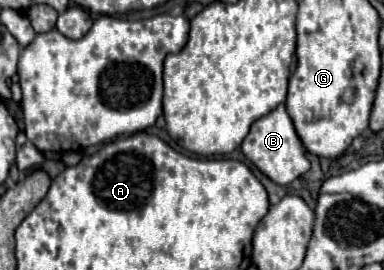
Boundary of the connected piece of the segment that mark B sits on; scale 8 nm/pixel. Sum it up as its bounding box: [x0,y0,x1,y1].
[242,104,310,184]

